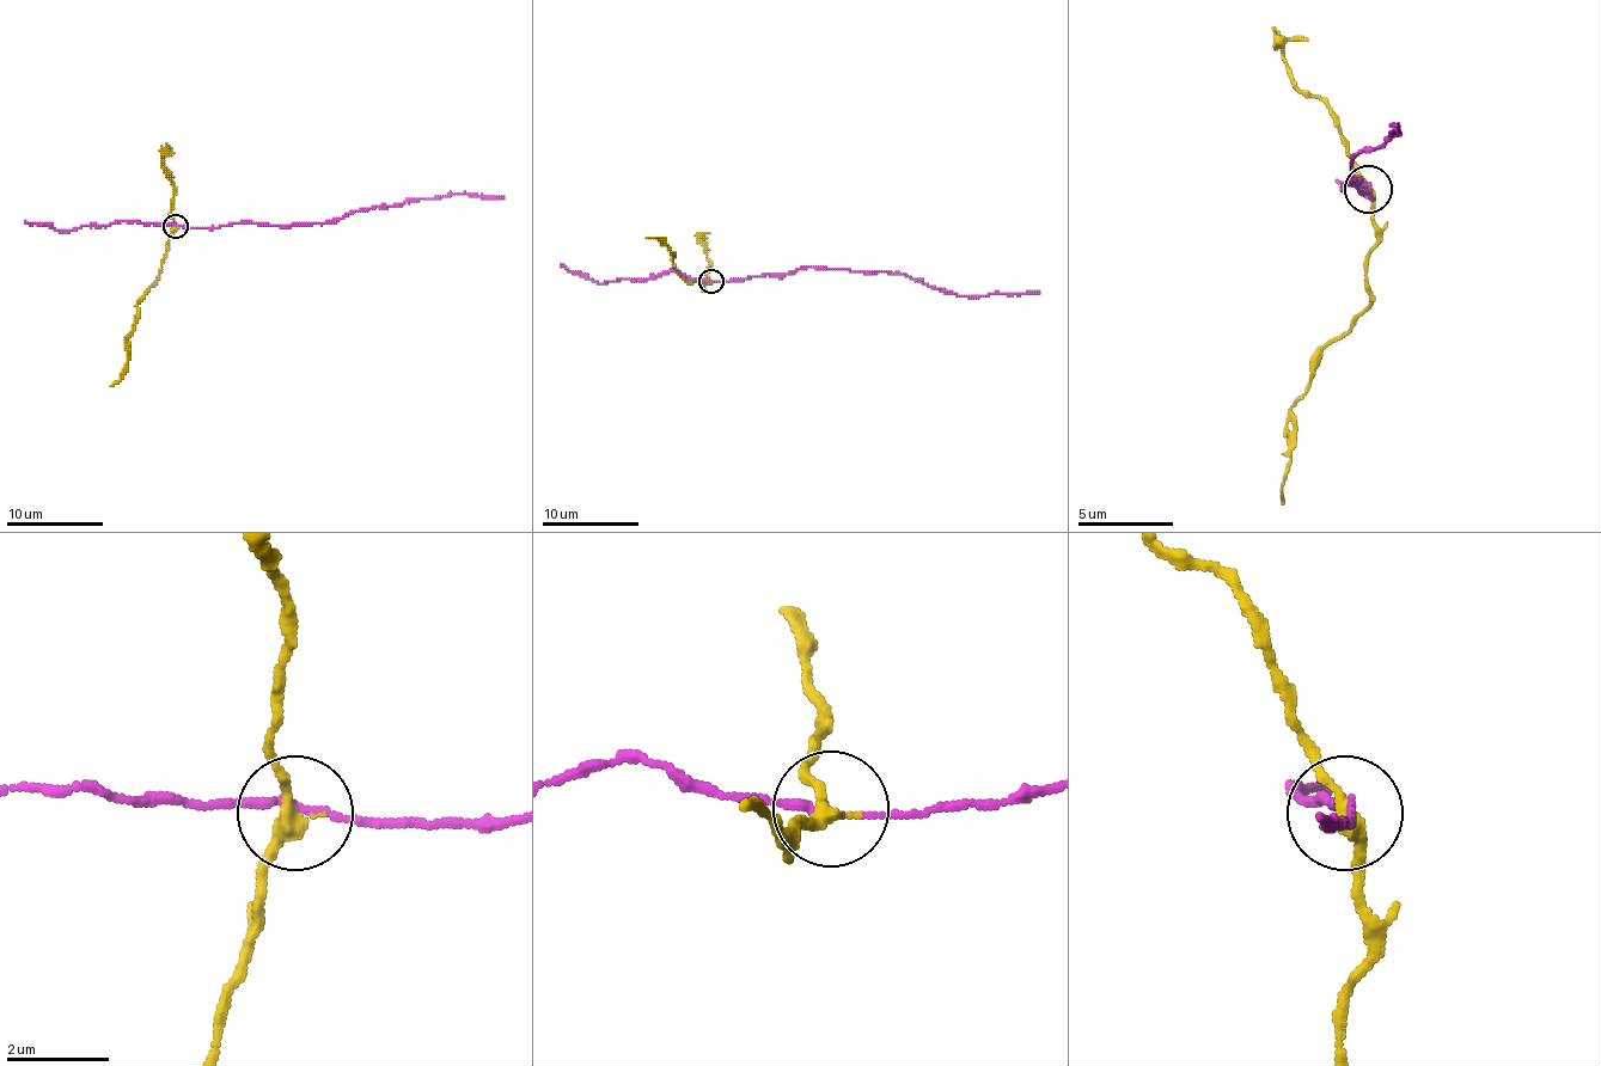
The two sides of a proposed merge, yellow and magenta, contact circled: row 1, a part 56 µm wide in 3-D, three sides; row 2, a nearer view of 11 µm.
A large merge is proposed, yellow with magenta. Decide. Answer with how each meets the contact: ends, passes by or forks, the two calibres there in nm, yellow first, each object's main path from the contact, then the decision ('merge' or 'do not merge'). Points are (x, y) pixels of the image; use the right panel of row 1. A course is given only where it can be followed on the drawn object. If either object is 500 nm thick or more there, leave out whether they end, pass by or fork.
yellow passes by; magenta passes by; calibres 280 and 140 nm; course yellow (1369, 188), (1379, 245), (1369, 255), (1369, 302), (1331, 345), (1293, 412), (1293, 465), (1283, 484), (1283, 503); course magenta (1369, 188), (1369, 193), (1355, 183), (1340, 188), (1350, 183), (1355, 159), (1398, 135), (1393, 126), (1388, 130); do not merge

